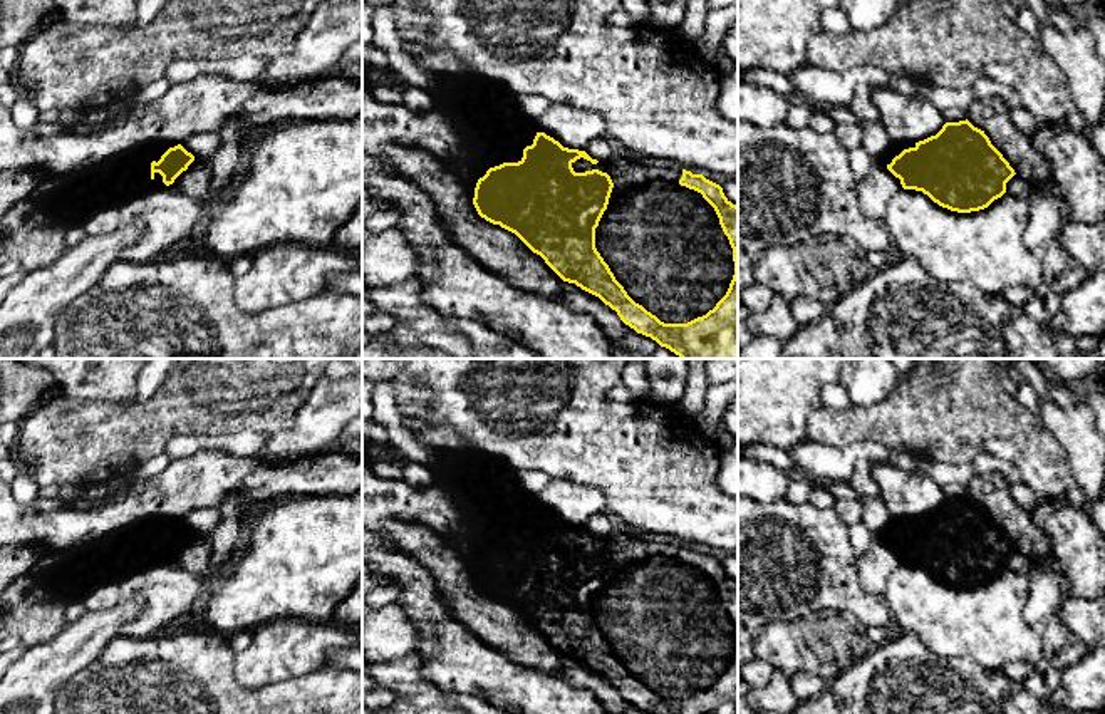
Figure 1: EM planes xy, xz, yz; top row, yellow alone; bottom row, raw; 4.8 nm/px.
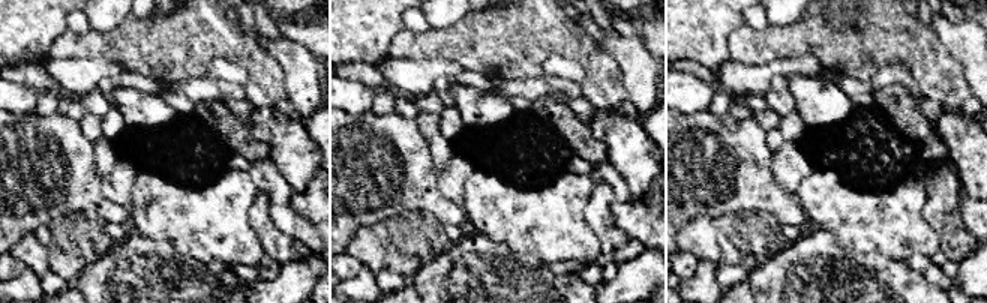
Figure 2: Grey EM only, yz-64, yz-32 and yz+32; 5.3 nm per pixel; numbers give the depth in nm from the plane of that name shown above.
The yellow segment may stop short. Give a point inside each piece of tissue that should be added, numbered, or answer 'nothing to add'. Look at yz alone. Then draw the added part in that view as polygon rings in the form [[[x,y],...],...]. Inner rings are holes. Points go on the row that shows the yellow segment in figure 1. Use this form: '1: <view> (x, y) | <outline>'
1: yz (894, 150) | [[[892,142],[889,149],[879,158],[879,163],[887,168],[895,156],[909,147],[916,147],[916,142]]]

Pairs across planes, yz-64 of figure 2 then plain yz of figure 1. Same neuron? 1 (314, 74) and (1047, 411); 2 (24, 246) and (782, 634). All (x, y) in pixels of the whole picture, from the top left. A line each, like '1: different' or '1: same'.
1: same
2: same

